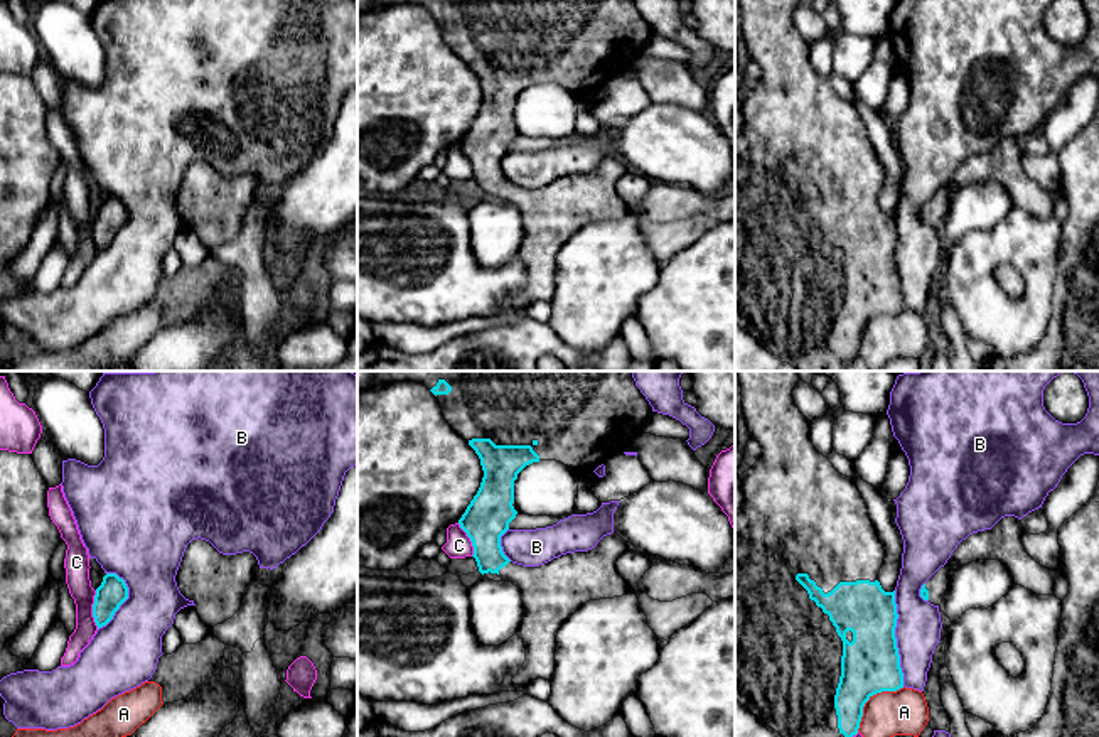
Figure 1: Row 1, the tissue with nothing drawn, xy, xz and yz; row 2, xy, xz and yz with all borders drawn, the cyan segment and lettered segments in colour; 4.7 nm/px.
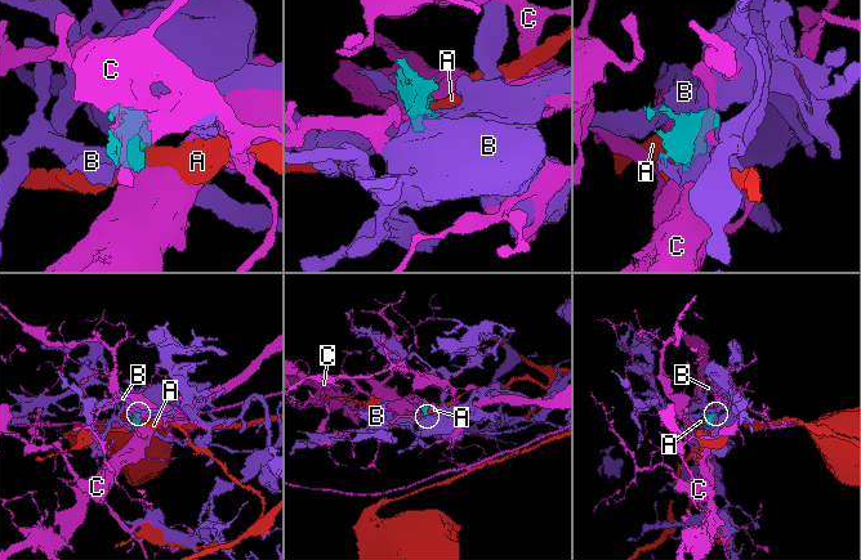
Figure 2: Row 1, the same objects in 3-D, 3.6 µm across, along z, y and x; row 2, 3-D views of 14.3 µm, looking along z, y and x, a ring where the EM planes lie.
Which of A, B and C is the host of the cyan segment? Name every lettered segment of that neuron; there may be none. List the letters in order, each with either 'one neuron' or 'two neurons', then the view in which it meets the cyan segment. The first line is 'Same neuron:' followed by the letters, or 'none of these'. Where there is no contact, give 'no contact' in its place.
Same neuron: none of these
A: two neurons; contact in yz
B: two neurons; contact in yz
C: two neurons; contact in xy

